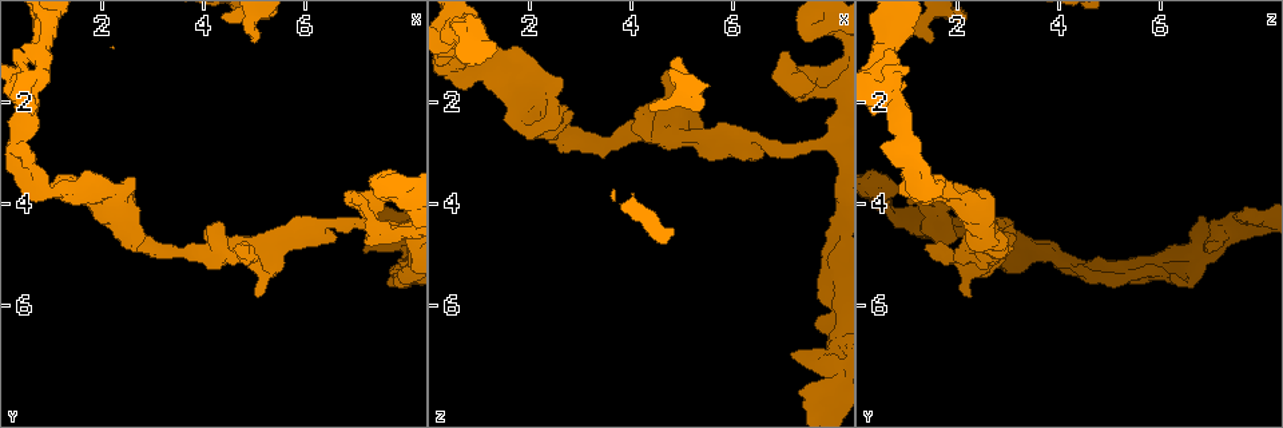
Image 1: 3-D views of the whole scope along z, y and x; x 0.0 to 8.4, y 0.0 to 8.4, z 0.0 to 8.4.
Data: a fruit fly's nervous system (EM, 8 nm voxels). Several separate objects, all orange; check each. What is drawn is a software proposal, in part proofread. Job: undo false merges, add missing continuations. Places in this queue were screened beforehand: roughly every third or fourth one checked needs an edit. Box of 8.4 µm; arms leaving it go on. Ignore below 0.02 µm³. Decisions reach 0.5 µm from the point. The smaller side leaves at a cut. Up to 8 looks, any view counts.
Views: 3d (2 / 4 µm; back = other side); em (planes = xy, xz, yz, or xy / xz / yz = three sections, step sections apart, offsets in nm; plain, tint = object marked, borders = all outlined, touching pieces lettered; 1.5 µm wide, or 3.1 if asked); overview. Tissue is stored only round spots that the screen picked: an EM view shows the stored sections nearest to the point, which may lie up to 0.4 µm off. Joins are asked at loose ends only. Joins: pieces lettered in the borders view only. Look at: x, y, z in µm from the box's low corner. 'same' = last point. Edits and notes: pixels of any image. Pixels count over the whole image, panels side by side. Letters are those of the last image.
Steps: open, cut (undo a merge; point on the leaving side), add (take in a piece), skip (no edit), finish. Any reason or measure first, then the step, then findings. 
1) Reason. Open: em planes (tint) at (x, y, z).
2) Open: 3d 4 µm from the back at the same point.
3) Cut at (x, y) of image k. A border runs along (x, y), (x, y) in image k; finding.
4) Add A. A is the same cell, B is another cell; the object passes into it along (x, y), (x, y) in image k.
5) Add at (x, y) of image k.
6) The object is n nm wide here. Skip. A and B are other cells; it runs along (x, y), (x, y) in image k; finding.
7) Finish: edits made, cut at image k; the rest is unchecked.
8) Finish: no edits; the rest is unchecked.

Open: em planes (borders) at (0.50, 1.80, 0.50).

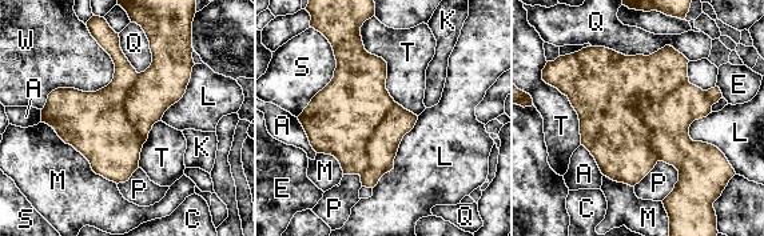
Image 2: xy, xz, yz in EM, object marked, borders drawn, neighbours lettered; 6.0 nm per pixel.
The object is 460 nm wide here. Skip. A, C, E, K, L, M, P, Q, S, T and W are other cells; a border runs along (88, 30), (114, 78), (42, 110) in image 2; one cell here.

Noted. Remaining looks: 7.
Free end. Open: 3d 4 µm at (4.95, 0.90, 1.50).

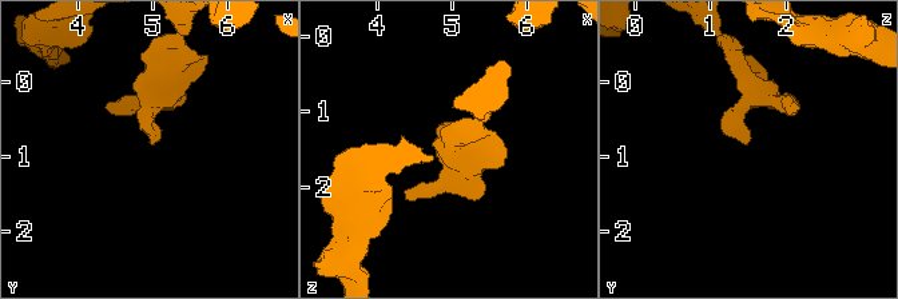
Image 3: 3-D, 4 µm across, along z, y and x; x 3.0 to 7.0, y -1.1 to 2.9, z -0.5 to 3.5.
Now the EM. Open: em yz step 4 (borders) at (4.95, 0.80, 1.50).

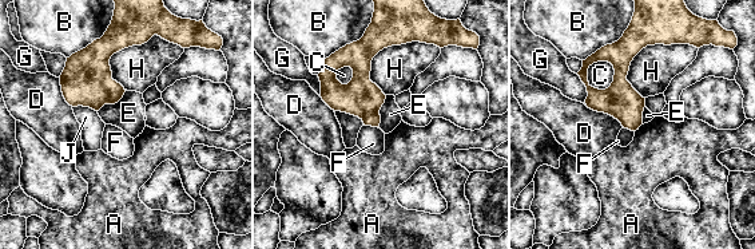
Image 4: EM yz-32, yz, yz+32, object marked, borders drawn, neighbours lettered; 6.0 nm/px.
Cut it another way. Open: em planes (borders) at the same point.

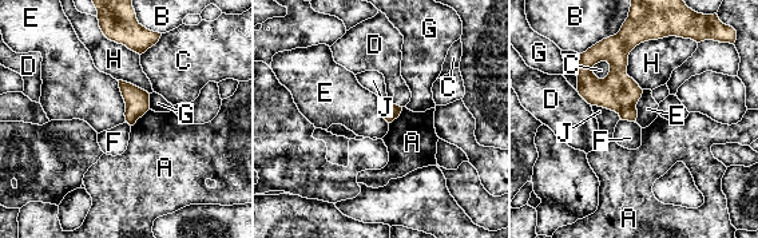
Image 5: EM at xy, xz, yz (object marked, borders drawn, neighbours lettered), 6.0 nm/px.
The longest contact is with H, 420 nm. Skip. A, B, C, D, E, F, G, H and J are other cells; none of them fits.

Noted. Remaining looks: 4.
Free end. Open: em planes (borders) at (6.90, 3.95, 1.05).

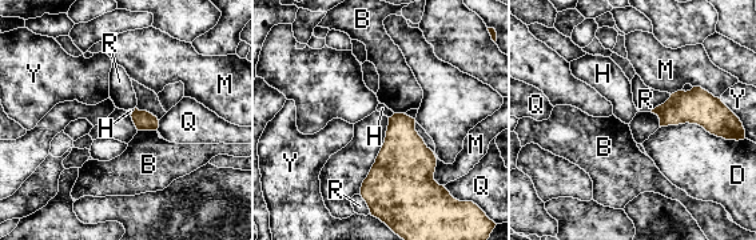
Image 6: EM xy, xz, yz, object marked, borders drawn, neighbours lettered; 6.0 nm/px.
Skip. B, D, H, M, Q, R and Y are other cells; a border runs along (394, 114), (389, 118) in image 6; none of them fits.

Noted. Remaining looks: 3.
Finish: no edits; the rest is unchecked.

